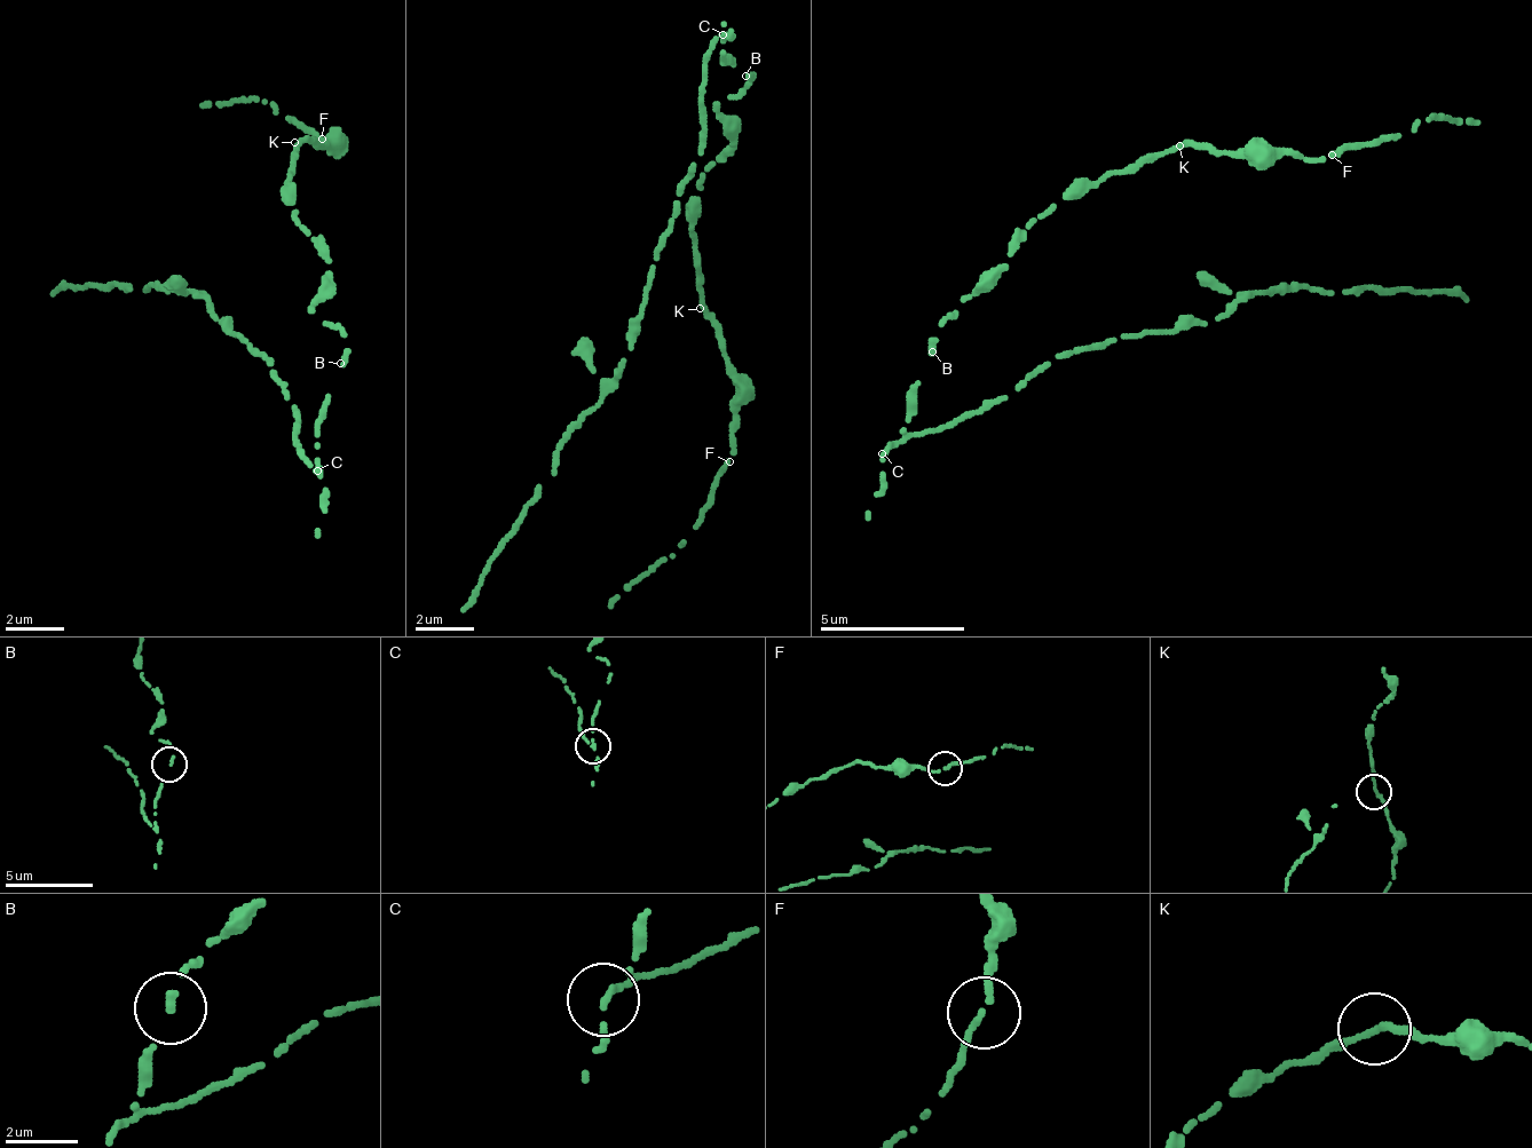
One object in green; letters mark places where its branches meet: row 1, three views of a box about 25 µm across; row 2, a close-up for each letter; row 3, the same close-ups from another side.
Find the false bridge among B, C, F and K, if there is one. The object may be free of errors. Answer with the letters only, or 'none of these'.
C

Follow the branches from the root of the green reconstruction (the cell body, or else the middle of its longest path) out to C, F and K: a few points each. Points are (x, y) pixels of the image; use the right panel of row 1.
C: (932, 351), (917, 380), (917, 402), (909, 409), (909, 422), (895, 443), (887, 444), (881, 452)
F: (932, 351), (939, 323), (1063, 196), (1084, 196), (1179, 145), (1303, 155), (1310, 161), (1332, 155)
K: (932, 351), (939, 323), (1011, 256), (1063, 196), (1084, 196), (1113, 174), (1143, 167), (1179, 145)

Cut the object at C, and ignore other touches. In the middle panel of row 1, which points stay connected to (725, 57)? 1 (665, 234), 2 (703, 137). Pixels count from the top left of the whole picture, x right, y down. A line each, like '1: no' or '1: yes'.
1: no
2: no

